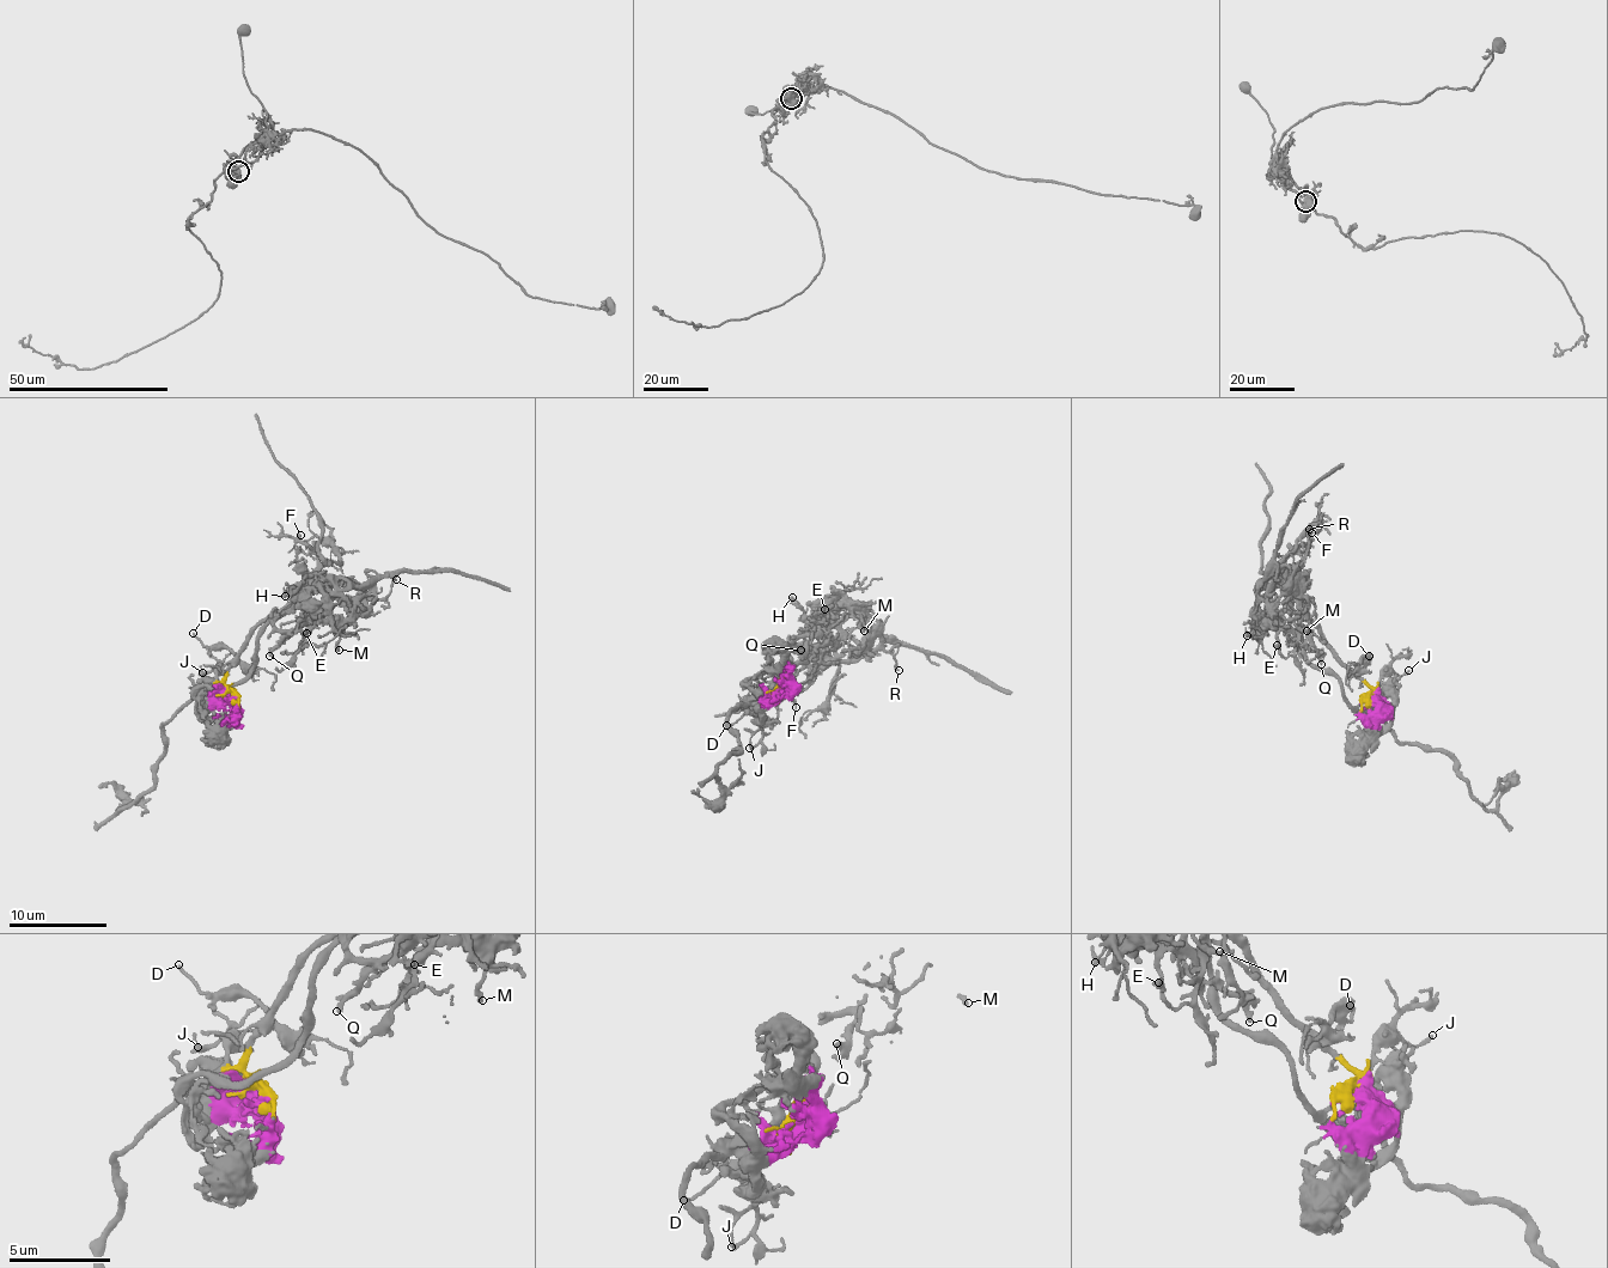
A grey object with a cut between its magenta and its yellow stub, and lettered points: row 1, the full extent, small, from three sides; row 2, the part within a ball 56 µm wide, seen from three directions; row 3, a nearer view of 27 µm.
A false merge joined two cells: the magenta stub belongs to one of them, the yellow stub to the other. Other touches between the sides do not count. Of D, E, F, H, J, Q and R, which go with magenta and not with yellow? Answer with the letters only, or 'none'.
E, Q

